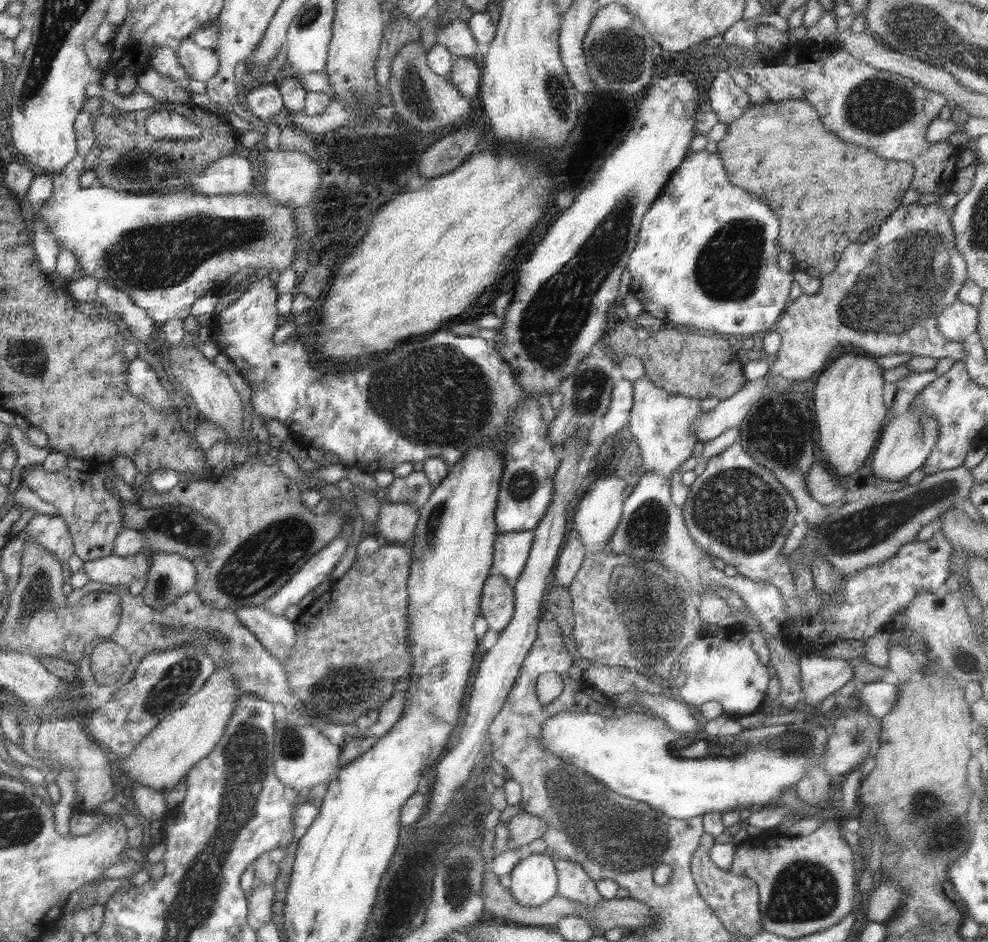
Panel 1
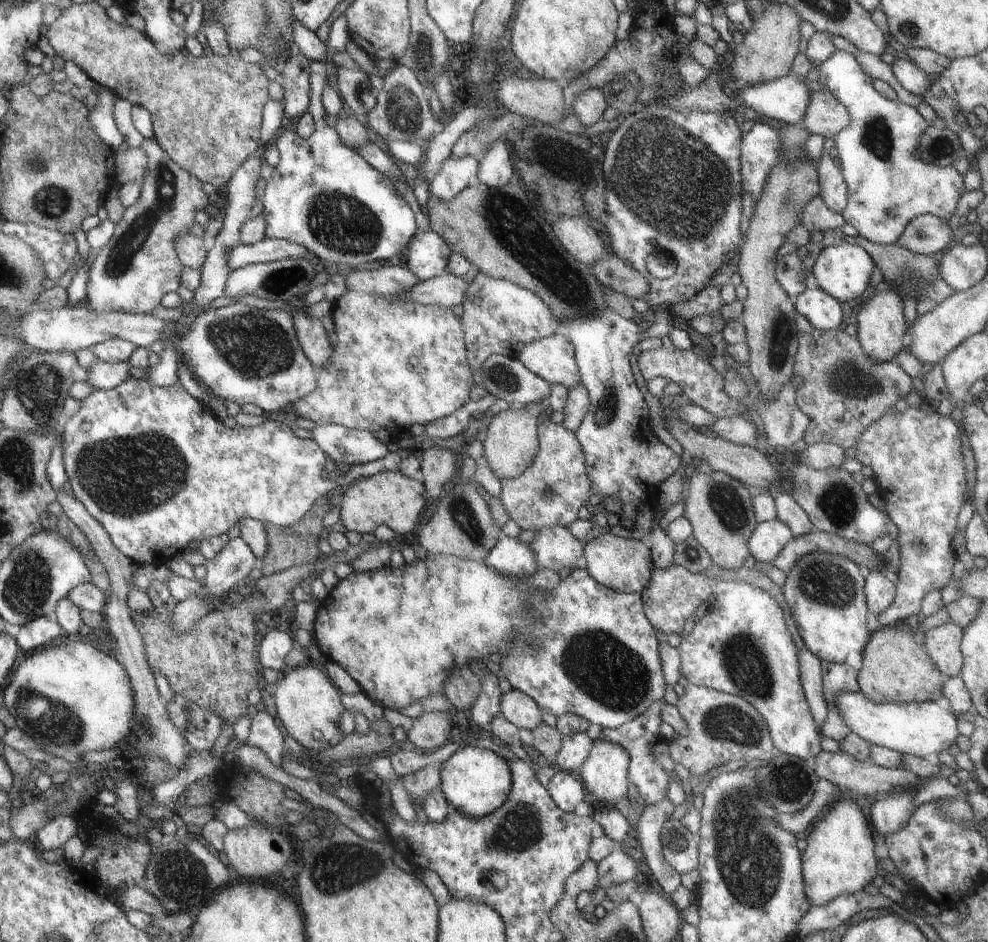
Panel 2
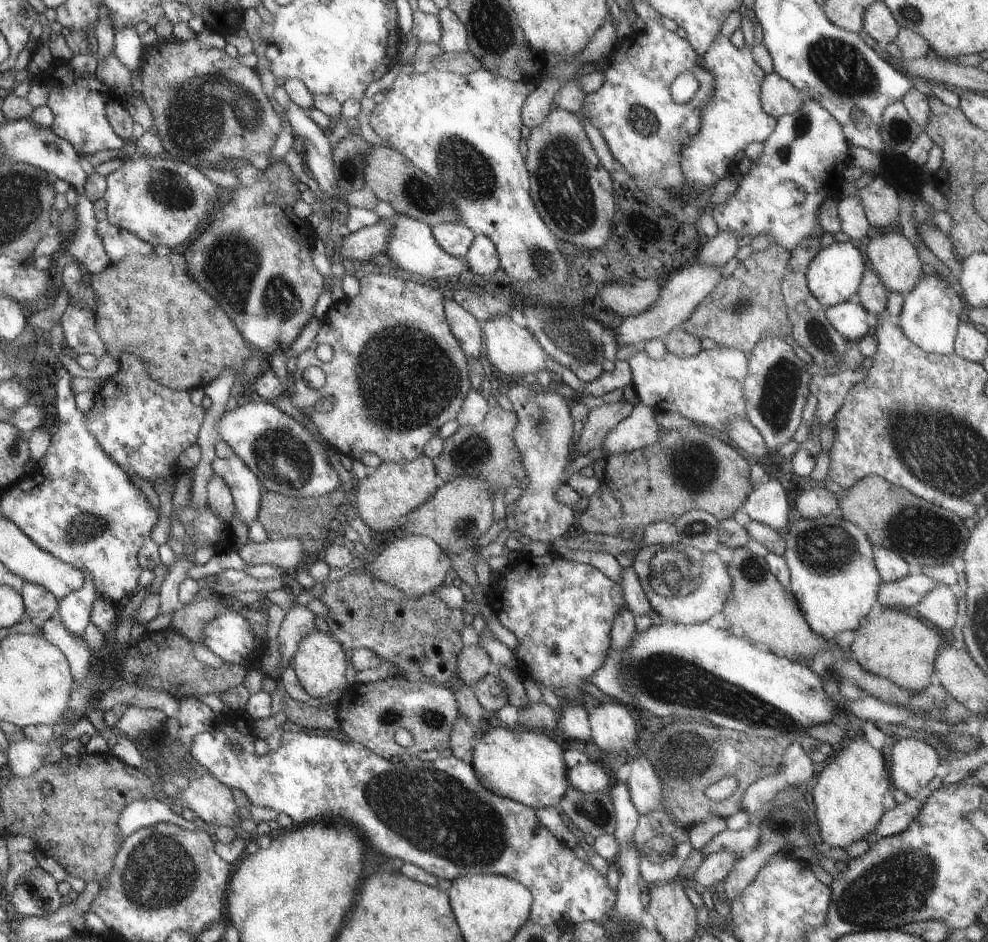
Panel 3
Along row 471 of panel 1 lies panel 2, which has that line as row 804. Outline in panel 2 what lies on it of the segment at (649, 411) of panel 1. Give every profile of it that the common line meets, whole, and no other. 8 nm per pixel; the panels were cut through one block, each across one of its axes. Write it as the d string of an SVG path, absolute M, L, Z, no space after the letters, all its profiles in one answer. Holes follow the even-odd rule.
M665 796L663 800L659 800L657 804L645 804L643 812L639 816L639 822L635 824L637 830L637 840L639 846L643 850L643 858L653 874L653 878L657 880L657 884L661 886L661 890L665 894L673 894L673 890L677 886L681 886L679 882L679 872L675 872L665 856L663 856L663 846L661 846L661 828L663 824L671 818L675 804Z

